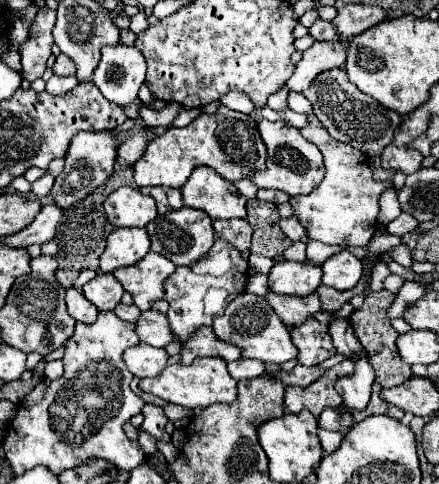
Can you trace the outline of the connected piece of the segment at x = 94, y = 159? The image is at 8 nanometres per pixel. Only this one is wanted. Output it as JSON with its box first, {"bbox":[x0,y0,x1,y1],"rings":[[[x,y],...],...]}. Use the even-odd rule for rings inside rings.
{"bbox":[50,130,116,210],"rings":[[[106,130],[106,132],[80,132],[66,154],[66,166],[62,170],[60,176],[56,176],[56,182],[52,186],[50,196],[54,198],[54,204],[60,206],[62,210],[66,210],[70,204],[74,204],[76,200],[86,198],[92,190],[96,190],[100,184],[104,184],[108,180],[108,176],[112,174],[114,162],[116,162],[116,136]]]}

